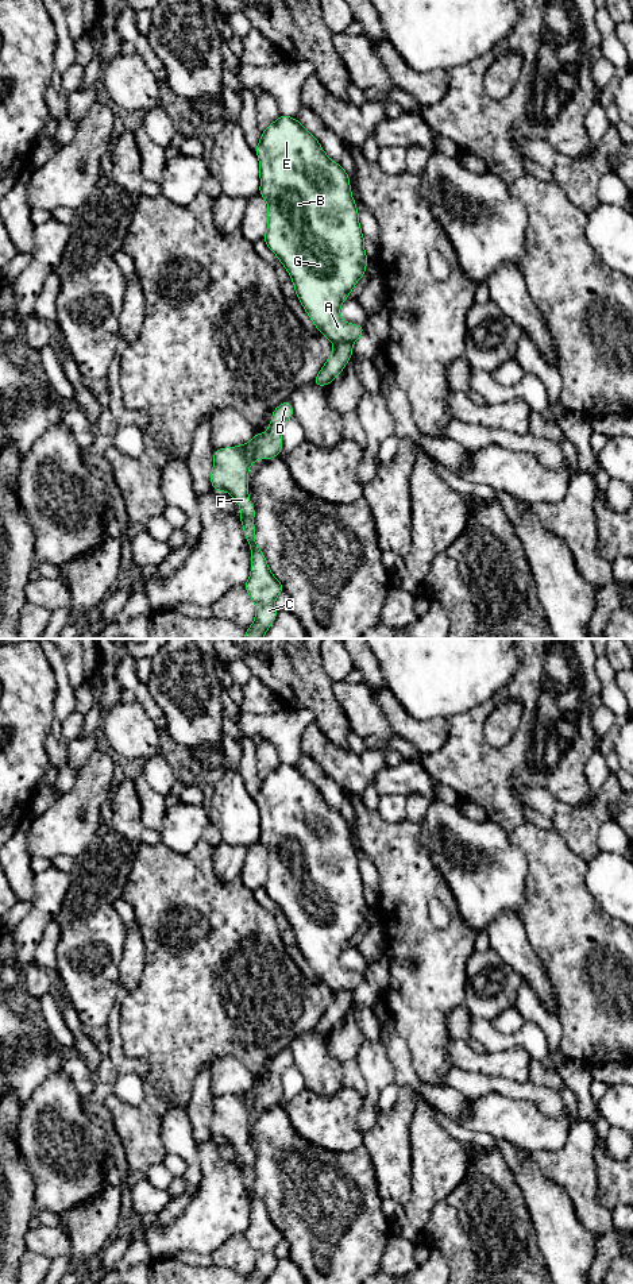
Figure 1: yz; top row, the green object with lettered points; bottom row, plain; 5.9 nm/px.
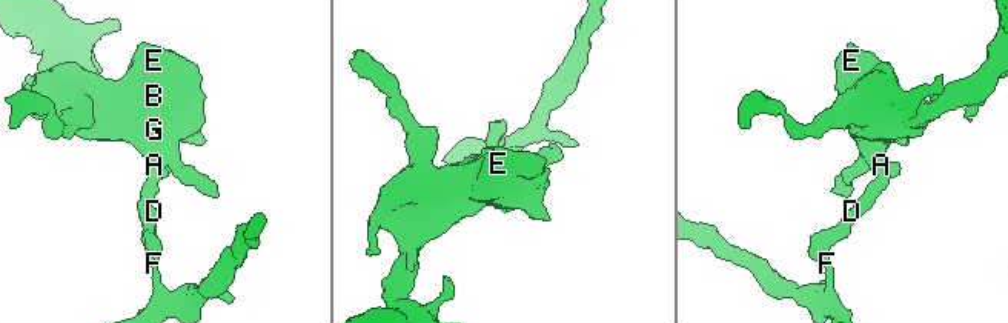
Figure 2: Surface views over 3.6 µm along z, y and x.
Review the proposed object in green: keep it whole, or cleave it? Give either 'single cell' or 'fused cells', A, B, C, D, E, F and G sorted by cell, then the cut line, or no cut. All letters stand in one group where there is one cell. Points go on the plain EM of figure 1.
fused cells; A B E G / C D F; cut in yz along (351, 991), (335, 993)

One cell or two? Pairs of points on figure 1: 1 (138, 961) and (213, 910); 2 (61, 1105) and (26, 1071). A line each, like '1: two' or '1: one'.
1: two
2: two

